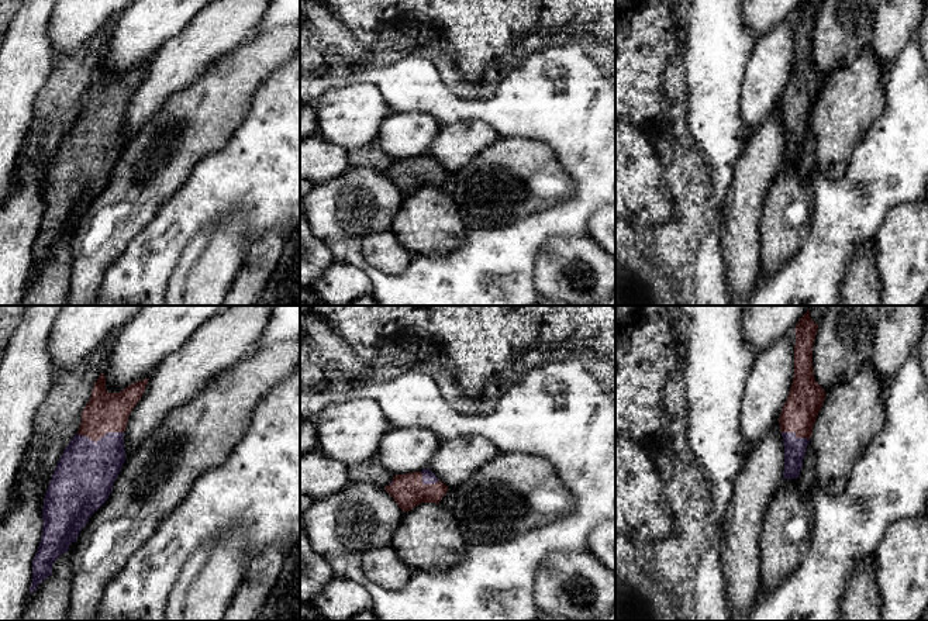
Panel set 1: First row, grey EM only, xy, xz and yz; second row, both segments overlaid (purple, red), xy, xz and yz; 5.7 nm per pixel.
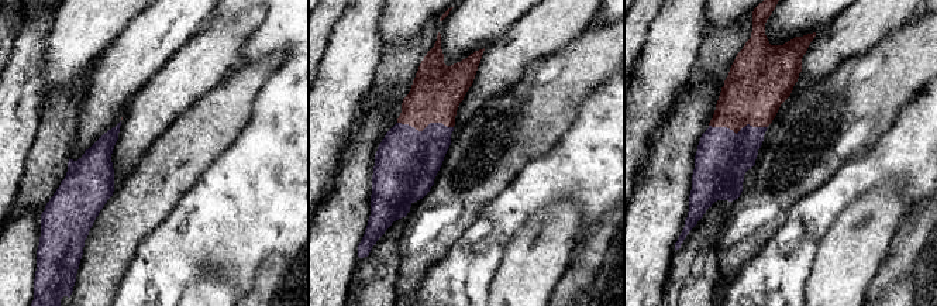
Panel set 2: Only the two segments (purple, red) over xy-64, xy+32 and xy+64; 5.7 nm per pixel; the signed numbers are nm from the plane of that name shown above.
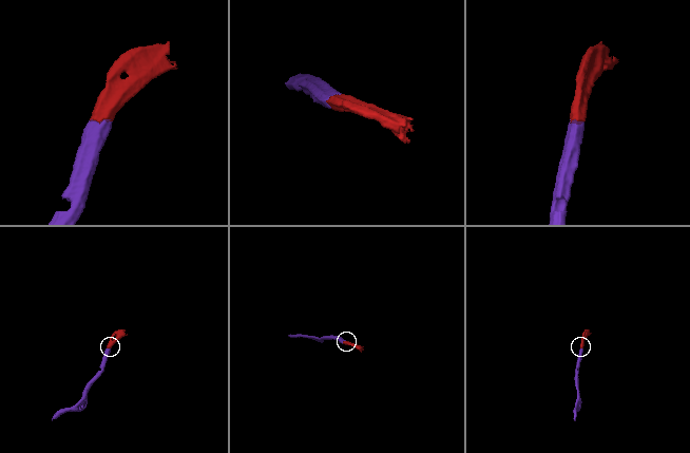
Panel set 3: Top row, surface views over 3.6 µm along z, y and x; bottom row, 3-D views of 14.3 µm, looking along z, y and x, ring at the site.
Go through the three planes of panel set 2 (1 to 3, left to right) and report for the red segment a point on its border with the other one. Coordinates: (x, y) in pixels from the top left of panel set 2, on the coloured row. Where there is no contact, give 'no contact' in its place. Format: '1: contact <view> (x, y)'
1: no contact
2: contact xy+32 (426, 127)
3: contact xy+64 (739, 131)

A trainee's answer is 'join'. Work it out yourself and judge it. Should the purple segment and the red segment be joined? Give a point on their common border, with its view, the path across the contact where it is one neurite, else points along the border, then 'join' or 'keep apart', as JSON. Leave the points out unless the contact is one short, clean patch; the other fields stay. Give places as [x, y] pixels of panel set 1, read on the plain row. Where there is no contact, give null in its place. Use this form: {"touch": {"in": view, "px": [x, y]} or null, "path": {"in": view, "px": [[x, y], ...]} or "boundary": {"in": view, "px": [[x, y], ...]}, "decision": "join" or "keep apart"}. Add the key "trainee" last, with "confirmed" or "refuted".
{"touch": {"in": "xy", "px": [100, 123]}, "path": {"in": "xy", "px": [[83, 162], [97, 135], [100, 123], [106, 96]]}, "decision": "join", "trainee": "confirmed"}

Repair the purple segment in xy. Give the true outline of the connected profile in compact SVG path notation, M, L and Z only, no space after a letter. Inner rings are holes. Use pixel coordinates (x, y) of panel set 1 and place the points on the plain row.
M101 58L82 96L77 118L65 132L42 192L42 221L32 244L34 277L52 259L54 246L76 227L89 203L108 183L125 146L124 115L149 63L130 69L120 77L106 75Z

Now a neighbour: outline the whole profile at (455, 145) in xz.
M479 120L446 124L428 148L428 153L448 172L468 165L479 152L500 139L494 128Z

